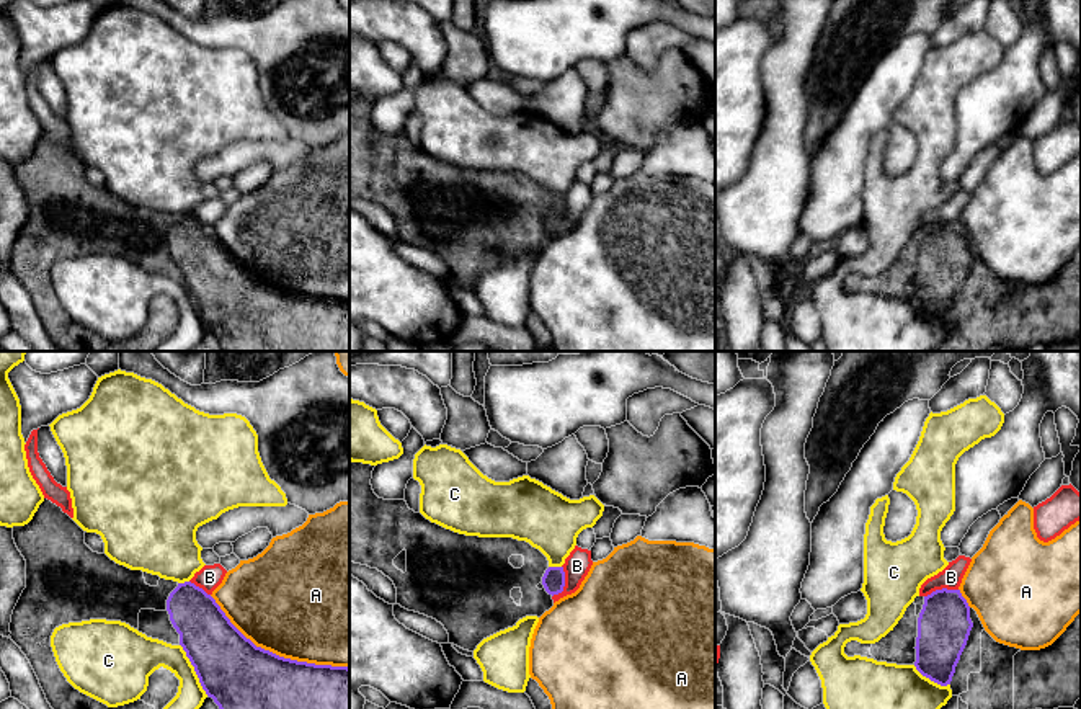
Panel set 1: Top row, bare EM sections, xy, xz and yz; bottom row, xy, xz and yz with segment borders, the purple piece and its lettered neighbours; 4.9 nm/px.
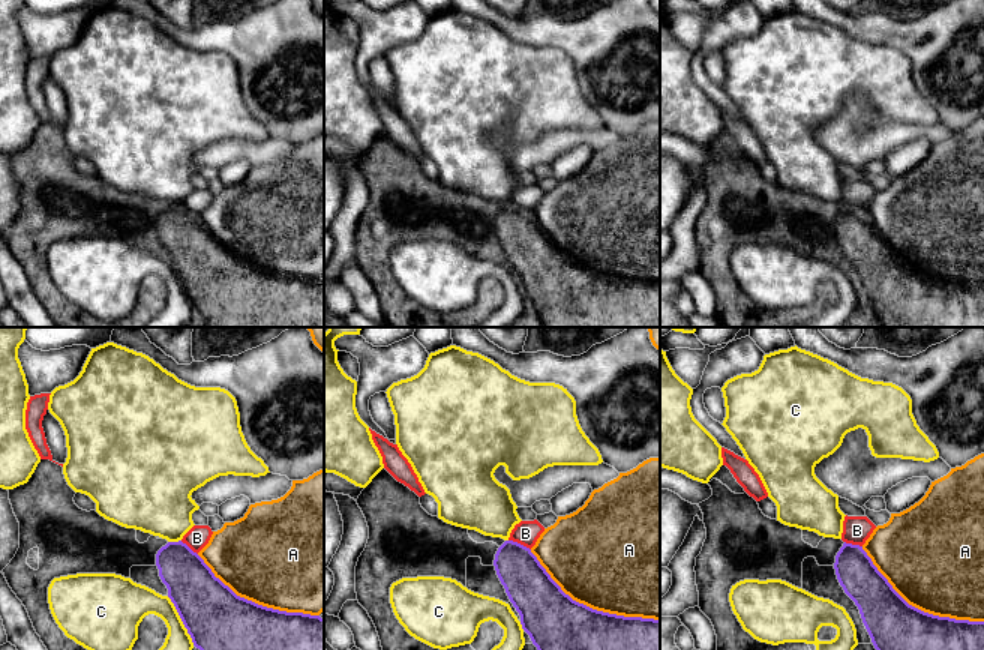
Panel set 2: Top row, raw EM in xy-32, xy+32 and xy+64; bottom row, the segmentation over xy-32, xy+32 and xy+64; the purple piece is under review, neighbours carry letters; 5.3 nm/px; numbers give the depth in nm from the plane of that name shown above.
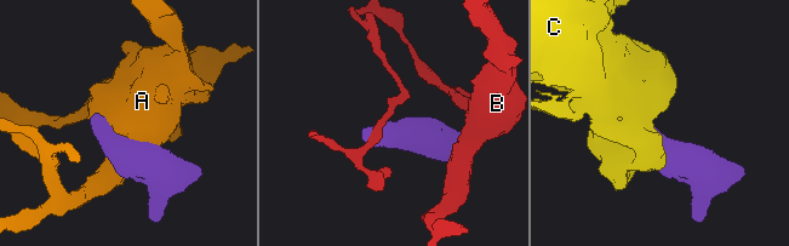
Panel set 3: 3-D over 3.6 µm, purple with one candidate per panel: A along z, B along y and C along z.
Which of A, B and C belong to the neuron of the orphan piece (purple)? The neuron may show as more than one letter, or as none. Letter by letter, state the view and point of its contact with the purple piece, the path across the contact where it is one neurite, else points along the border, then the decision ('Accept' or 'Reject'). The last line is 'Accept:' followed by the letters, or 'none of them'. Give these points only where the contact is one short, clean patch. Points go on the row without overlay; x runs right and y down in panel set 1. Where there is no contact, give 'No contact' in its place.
A: Touches purple at xy (275, 288). Reject
B: Touches purple at xz (564, 218). Boundary: xz (562, 200), (564, 222), (552, 231). Reject
C: Touches purple at xy (195, 304). Reject
Accept: none of them

